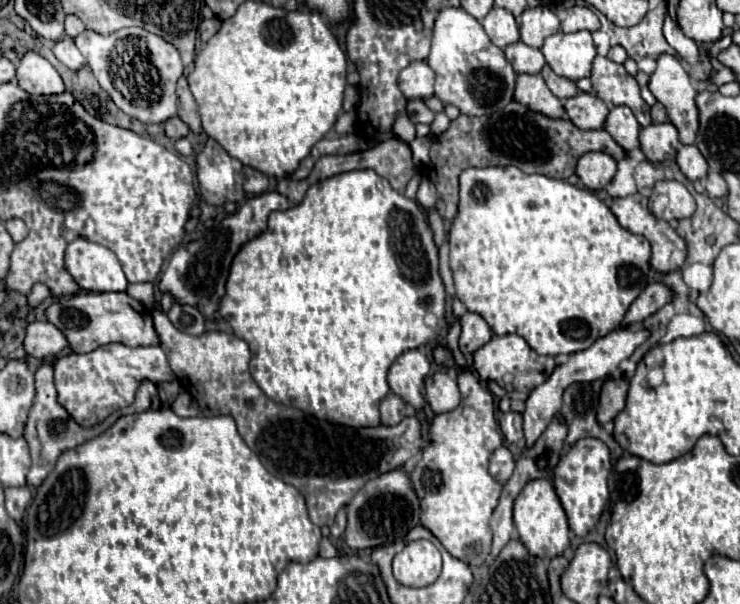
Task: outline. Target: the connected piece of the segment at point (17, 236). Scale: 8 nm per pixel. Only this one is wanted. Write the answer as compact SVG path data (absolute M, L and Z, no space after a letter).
M19 218L7 220L5 226L7 226L7 230L9 230L9 234L11 234L11 238L13 238L15 242L21 242L21 240L27 236L27 232L29 232L27 226L25 226L25 222L19 220Z

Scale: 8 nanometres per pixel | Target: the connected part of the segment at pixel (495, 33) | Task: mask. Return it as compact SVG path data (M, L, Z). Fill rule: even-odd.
M493 8L485 18L483 18L483 28L491 42L499 48L507 48L509 44L519 42L519 28L513 18L513 14L505 8Z

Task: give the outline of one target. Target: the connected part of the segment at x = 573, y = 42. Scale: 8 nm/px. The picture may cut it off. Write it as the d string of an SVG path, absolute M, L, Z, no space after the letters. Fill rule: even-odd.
M587 30L573 34L557 32L545 40L541 52L555 74L575 82L591 74L591 64L597 56L591 32Z

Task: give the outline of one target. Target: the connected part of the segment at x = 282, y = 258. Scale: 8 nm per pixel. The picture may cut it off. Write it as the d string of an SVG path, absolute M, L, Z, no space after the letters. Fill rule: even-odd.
M373 170L343 172L323 182L317 182L307 190L305 200L301 204L285 212L271 212L267 232L249 240L239 250L239 254L231 264L227 292L221 300L219 314L223 316L223 320L227 320L233 326L235 336L249 344L251 376L273 402L299 408L303 412L309 412L311 416L317 416L321 420L329 420L341 426L351 426L351 428L377 426L381 424L379 402L389 394L389 384L387 384L389 366L405 350L419 348L423 344L433 342L445 326L445 288L439 276L439 250L435 246L433 230L427 222L427 214L415 200L409 200L397 190L393 190L391 184L383 176L377 176L377 172Z

